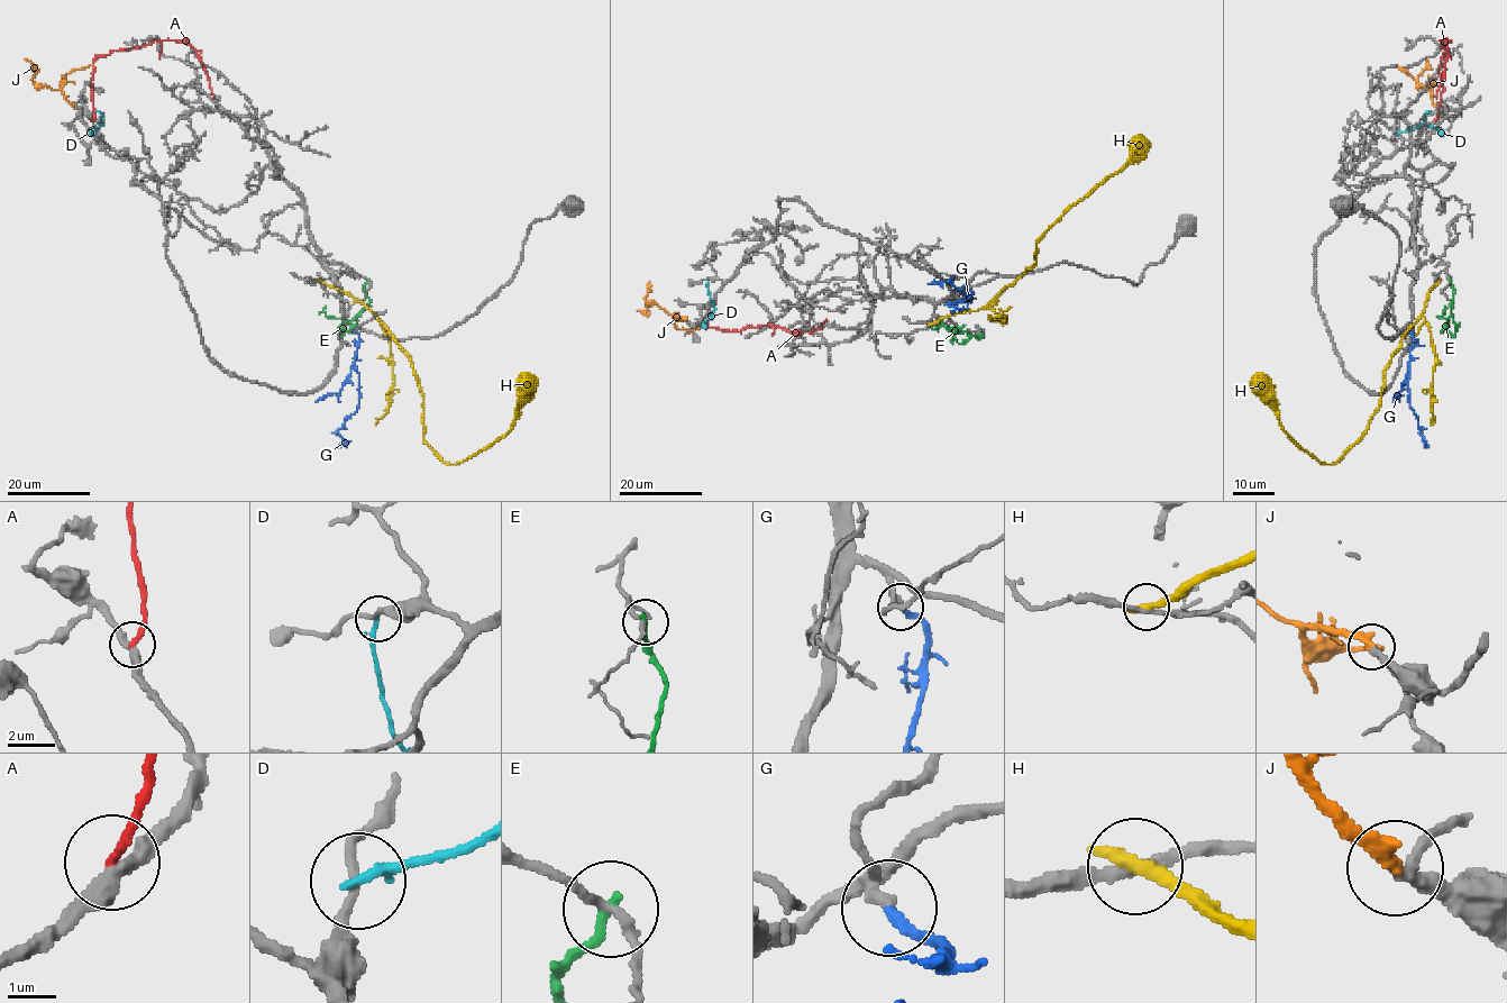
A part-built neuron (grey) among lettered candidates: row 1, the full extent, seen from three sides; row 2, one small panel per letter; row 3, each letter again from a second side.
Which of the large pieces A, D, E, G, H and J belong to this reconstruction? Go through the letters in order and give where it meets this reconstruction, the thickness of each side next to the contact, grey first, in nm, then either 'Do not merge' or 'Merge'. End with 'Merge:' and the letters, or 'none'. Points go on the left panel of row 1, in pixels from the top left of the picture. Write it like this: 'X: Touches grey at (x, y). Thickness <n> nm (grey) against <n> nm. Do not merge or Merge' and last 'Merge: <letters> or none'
A: Touches grey at (92, 119). Thickness 360 nm (grey) against 200 nm. Do not merge
D: Touches grey at (96, 134). Thickness 180 nm (grey) against 200 nm. Do not merge
E: Touches grey at (367, 280). Thickness 180 nm (grey) against 220 nm. Do not merge
G: Touches grey at (354, 331). Thickness 160 nm (grey) against 240 nm. Merge
H: Touches grey at (319, 280). Thickness 200 nm (grey) against 400 nm. Do not merge
J: Touches grey at (73, 106). Thickness 240 nm (grey) against 340 nm. Merge
Merge: G, J

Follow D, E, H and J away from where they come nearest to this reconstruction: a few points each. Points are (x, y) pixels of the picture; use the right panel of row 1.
D: (1396, 134), (1424, 124), (1443, 135)
E: (1451, 280), (1452, 303), (1448, 331), (1453, 336), (1459, 326)
H: (1439, 281), (1384, 372), (1380, 404), (1366, 432), (1334, 462), (1322, 463), (1282, 429), (1260, 395), (1259, 373)
J: (1435, 106), (1430, 89), (1417, 80), (1425, 69), (1426, 58)

